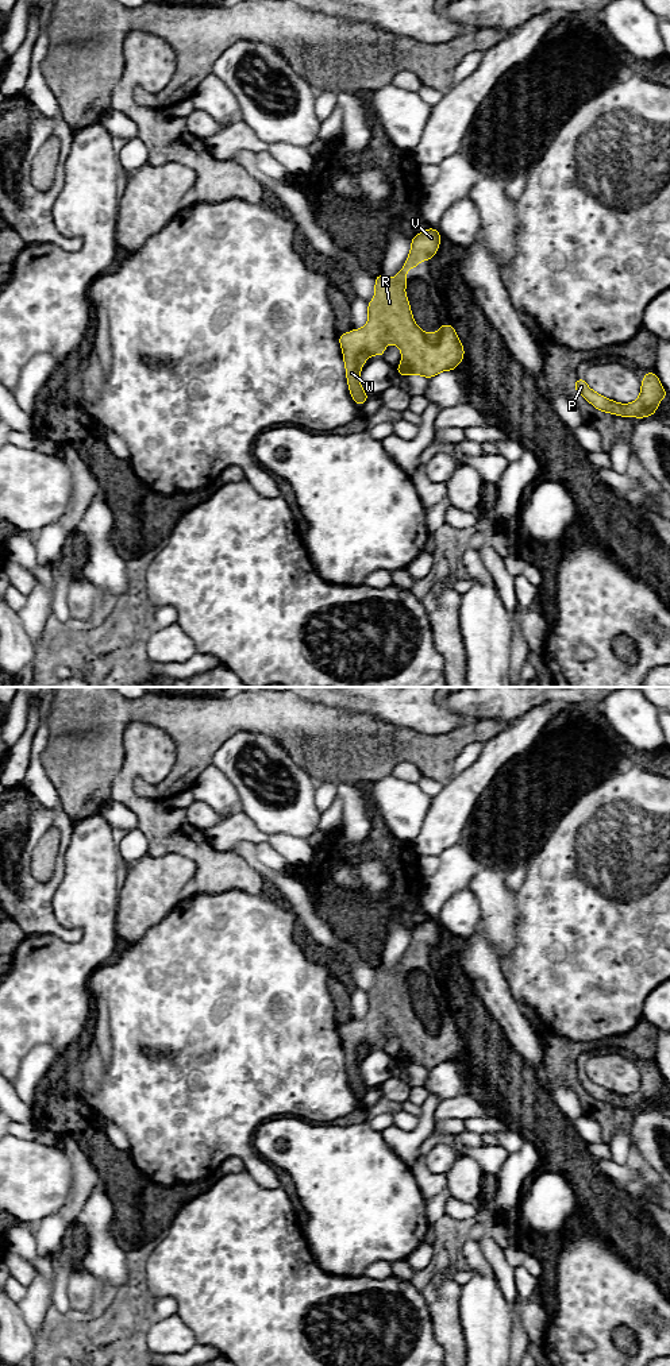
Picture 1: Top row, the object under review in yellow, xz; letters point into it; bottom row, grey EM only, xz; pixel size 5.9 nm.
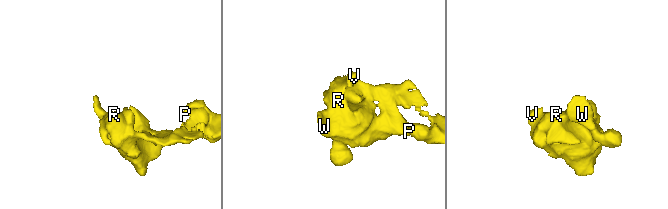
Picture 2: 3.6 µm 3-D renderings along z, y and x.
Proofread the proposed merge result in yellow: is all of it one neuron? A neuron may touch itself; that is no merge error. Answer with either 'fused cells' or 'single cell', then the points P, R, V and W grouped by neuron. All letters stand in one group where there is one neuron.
single cell | P R V W

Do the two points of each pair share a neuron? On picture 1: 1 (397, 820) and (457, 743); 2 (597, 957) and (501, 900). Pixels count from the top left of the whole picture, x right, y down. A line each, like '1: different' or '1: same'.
1: different
2: different

